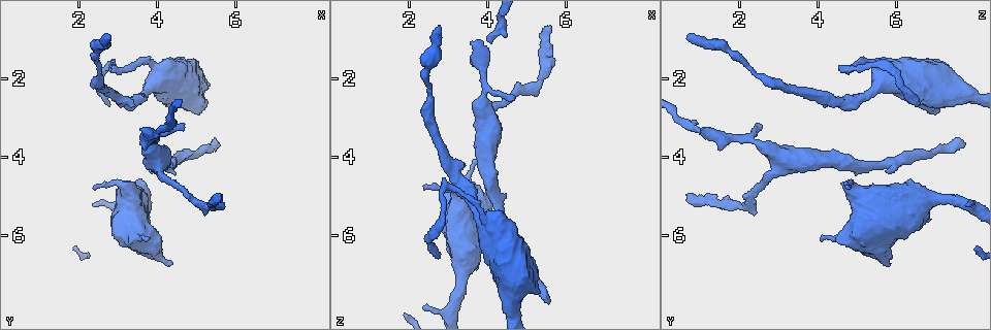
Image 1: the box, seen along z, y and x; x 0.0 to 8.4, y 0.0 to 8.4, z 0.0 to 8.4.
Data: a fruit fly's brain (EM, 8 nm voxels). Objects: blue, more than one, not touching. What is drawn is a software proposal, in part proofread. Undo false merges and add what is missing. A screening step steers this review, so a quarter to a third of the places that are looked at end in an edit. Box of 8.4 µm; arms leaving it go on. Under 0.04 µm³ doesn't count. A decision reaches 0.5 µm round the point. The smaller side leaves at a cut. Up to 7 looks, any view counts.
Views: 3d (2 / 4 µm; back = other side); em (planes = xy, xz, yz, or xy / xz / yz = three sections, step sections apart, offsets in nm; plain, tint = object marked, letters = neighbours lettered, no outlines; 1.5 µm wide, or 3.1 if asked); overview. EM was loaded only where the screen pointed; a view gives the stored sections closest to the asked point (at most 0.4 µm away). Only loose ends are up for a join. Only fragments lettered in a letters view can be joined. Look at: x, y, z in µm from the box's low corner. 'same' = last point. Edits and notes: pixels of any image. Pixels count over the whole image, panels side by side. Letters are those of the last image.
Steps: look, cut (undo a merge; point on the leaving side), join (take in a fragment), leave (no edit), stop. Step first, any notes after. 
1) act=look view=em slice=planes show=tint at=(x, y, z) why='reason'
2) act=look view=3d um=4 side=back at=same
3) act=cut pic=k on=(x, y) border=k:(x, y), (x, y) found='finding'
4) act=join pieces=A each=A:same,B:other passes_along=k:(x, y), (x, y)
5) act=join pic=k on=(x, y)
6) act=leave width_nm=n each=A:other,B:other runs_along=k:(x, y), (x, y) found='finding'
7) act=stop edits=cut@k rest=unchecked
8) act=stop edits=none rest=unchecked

act=look view=em slice=planes show=letters at=(3.90, 1.70, 5.55)

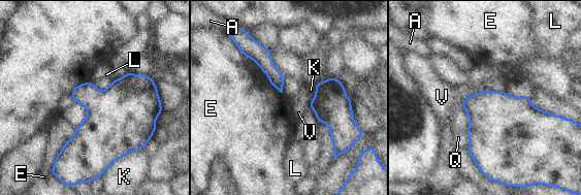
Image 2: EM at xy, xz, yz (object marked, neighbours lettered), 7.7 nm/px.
act=leave each=A:other,E:other,K:other,L:other,Q:other,V:other runs_along=2:(248, 52), (267, 66), (280, 87) found='continuous, no second cell'

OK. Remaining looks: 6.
act=look view=em slice=xz step=8 show=tint at=(3.65, 4.60, 6.35) why='thick end'

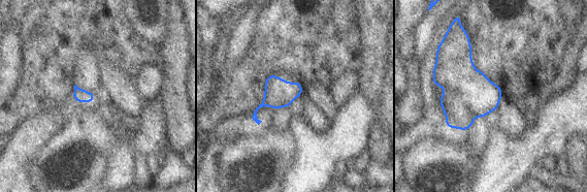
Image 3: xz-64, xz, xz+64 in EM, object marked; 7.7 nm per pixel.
act=look view=em slice=planes show=letters at=same

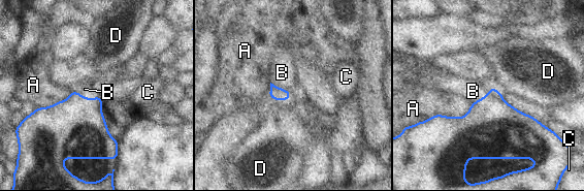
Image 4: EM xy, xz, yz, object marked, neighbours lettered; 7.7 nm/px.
act=join pieces=B longest_contact=A:400nm each=A:other,B:same,C:other,D:other found='the cell continues'

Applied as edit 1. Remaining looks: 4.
act=look view=em slice=xz step=4 show=letters at=(5.60, 3.60, 7.75) why='free end'

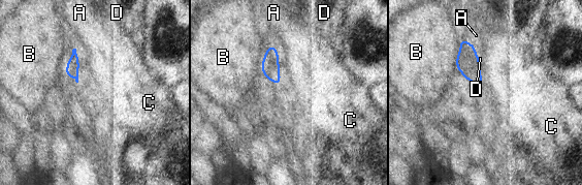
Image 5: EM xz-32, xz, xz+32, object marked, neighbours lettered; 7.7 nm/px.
act=look view=em slice=planes show=letters at=same

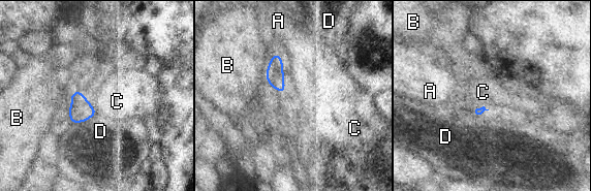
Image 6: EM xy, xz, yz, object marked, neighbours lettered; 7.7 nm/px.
act=leave each=A:other,B:other,C:other,D:other found='no lettered fragment goes on from it'

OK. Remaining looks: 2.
act=stop edits=join@4 rest=unchecked

